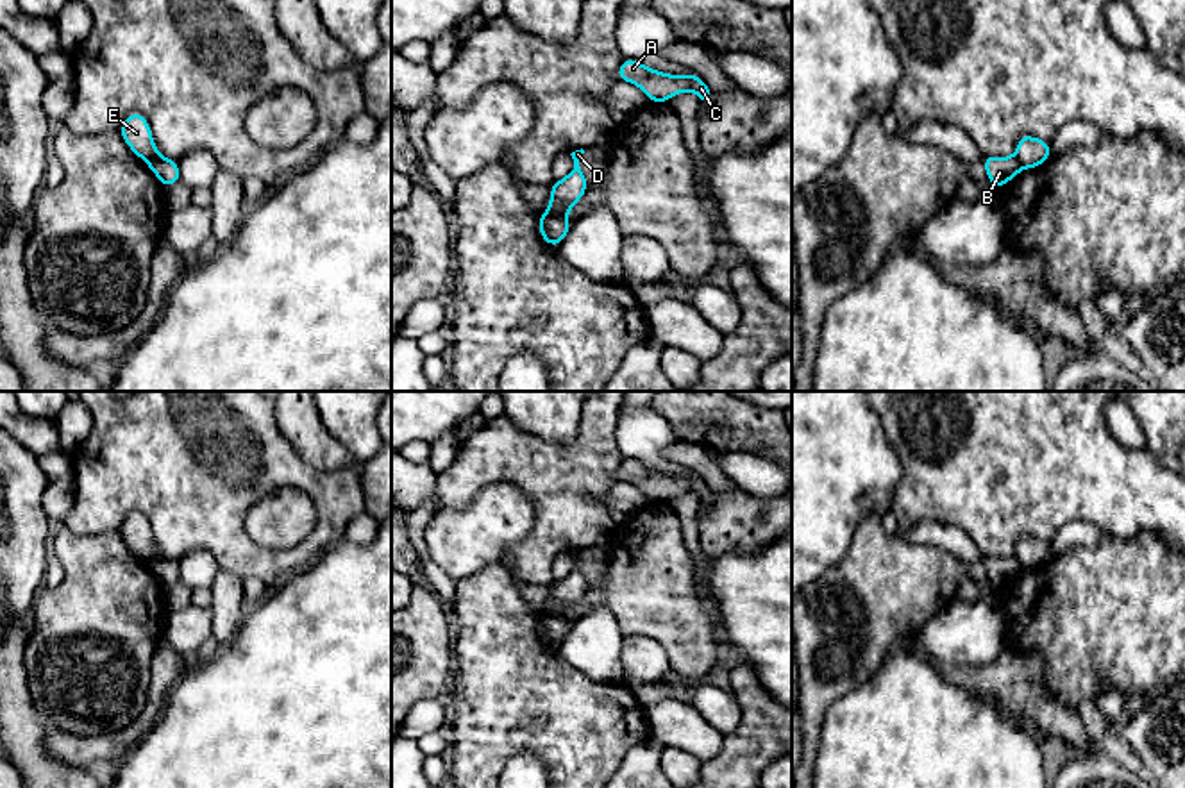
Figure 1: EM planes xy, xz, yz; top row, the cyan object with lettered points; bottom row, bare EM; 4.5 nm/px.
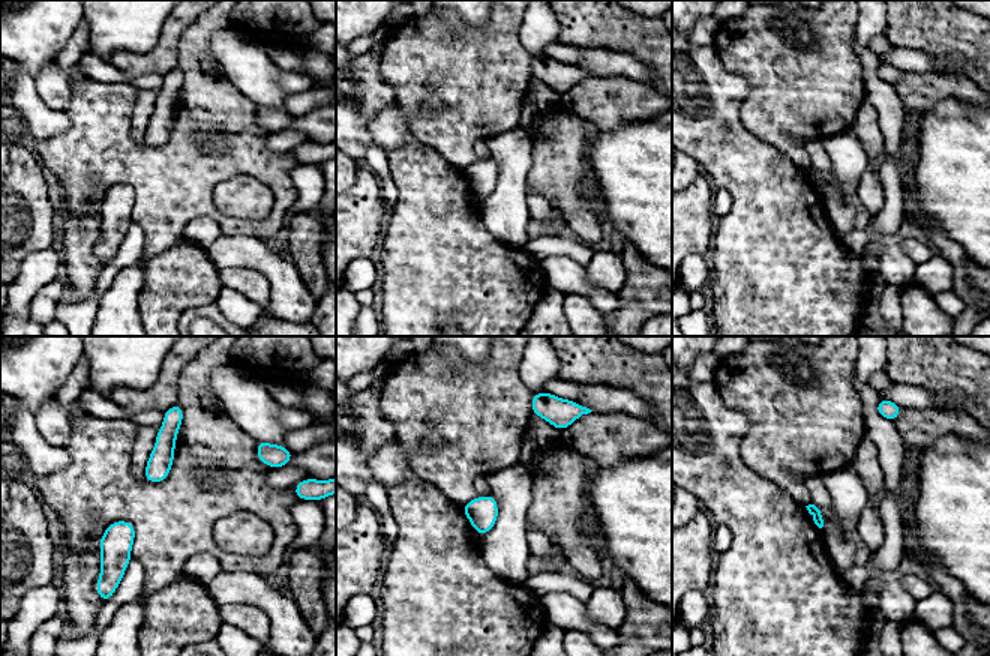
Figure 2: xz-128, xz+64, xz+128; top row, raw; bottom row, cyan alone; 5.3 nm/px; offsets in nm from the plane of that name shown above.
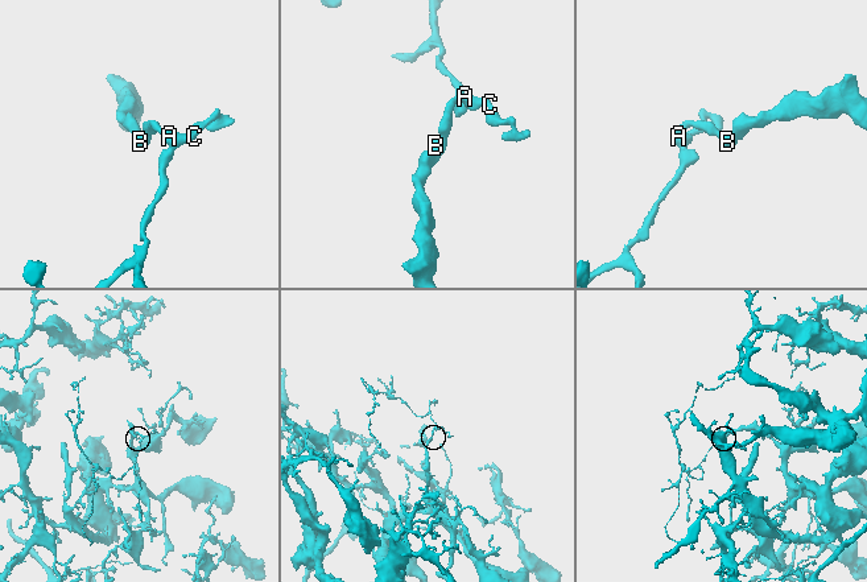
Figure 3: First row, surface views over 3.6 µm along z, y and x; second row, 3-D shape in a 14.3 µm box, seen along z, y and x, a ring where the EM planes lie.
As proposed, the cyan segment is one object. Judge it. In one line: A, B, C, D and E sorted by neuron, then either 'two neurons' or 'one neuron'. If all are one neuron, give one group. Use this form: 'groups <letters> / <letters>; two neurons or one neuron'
groups A B C D / E; two neurons

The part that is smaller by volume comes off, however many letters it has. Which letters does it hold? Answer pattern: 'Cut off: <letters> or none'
Cut off: A, B, C, D

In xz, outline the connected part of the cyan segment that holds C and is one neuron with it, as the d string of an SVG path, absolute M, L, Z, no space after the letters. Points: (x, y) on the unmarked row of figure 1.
M624 457L615 475L618 481L638 486L647 495L649 502L668 502L683 491L693 491L704 506L711 506L713 502L713 491L697 474L670 475Z

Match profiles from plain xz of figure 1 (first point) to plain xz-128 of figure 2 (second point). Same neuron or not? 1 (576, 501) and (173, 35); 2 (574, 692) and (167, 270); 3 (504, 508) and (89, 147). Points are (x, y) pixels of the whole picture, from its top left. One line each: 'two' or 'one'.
1: one
2: one
3: one

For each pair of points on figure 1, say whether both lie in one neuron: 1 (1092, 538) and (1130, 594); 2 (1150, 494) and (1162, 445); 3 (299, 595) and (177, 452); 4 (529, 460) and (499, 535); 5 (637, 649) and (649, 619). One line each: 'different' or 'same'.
1: different
2: different
3: different
4: different
5: different

